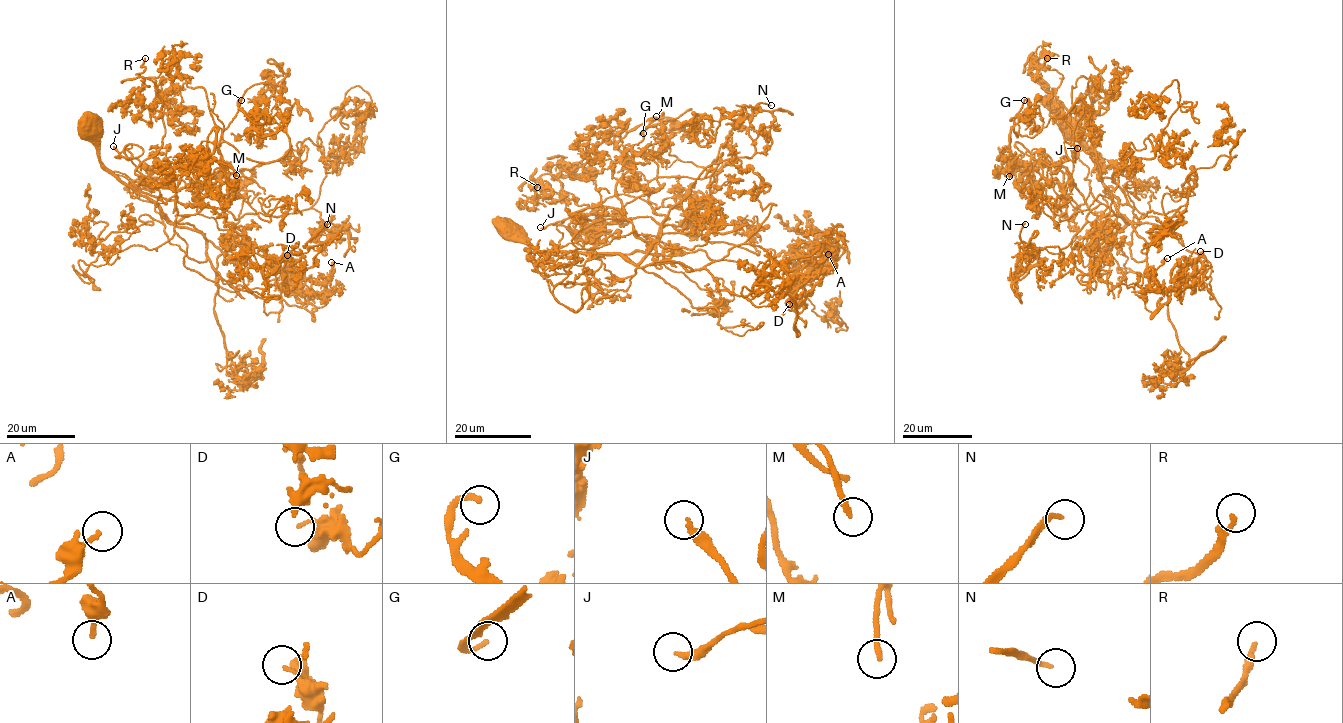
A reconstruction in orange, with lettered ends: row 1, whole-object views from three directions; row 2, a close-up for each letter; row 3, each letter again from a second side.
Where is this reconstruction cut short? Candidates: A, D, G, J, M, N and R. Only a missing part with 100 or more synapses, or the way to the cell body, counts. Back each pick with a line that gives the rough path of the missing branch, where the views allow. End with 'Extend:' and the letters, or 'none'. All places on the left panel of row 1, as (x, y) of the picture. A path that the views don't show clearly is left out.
Extend: none

